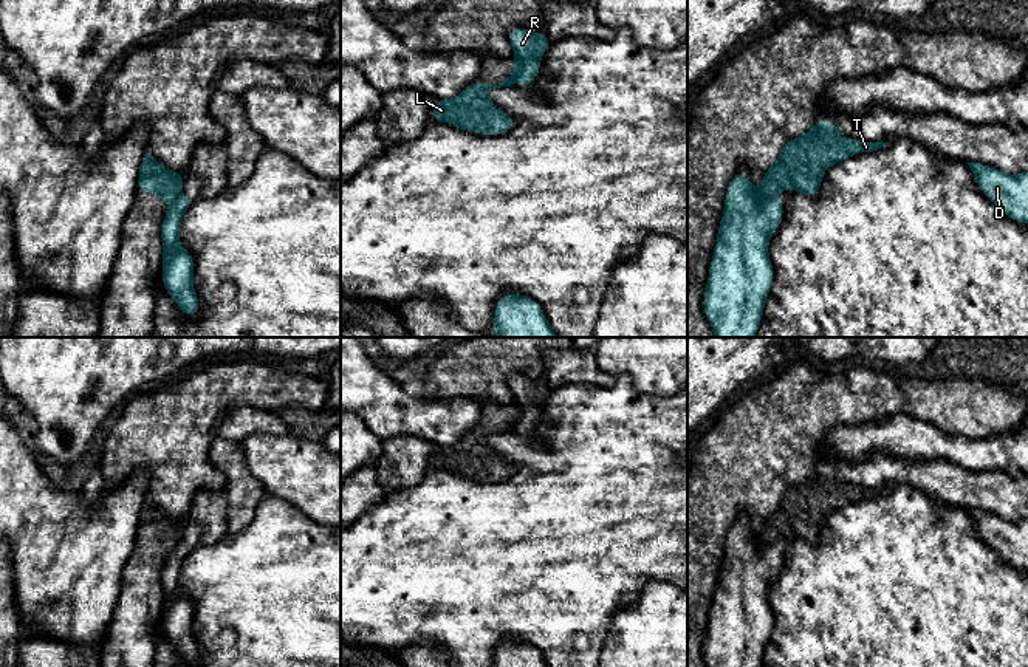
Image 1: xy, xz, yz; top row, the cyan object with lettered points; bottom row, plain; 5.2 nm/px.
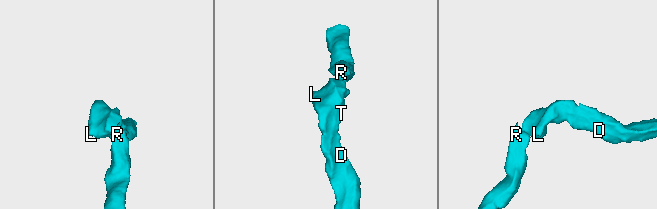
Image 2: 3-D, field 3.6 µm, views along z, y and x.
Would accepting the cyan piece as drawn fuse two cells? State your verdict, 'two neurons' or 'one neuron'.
two neurons

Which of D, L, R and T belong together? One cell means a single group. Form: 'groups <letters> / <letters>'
groups D L T / R

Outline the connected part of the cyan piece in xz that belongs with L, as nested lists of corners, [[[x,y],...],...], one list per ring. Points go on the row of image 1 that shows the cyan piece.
[[[514,59],[514,71],[499,85],[474,80],[457,97],[435,101],[430,119],[446,122],[464,132],[478,135],[502,135],[516,127],[517,119],[508,116],[488,99],[488,91],[512,87],[520,63]]]

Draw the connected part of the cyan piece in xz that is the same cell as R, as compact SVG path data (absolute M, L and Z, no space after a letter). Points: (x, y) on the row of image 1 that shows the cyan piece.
M519 26L508 31L508 39L514 50L514 59L520 63L514 82L529 85L539 76L540 56L548 50L551 42L545 31L533 32Z

